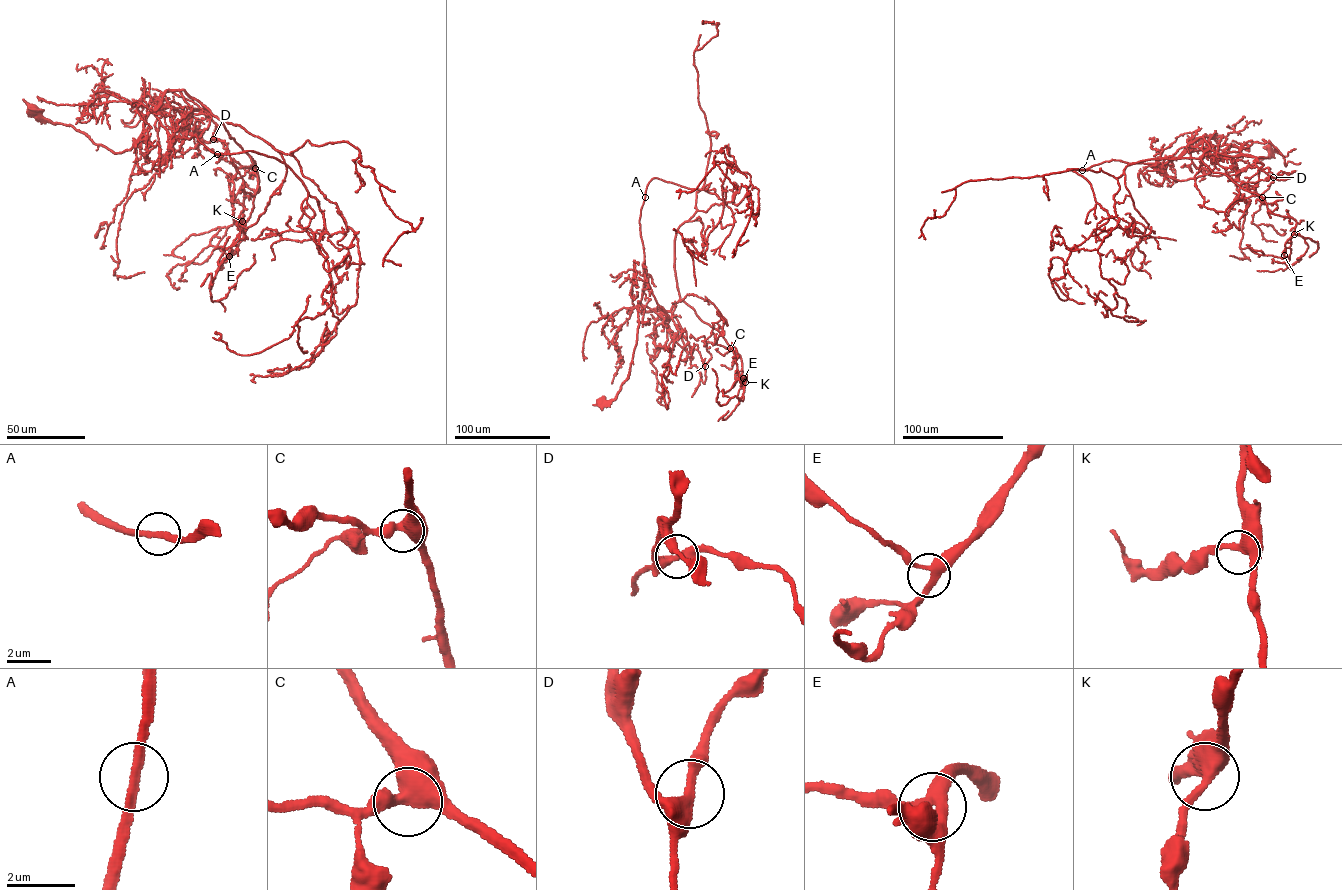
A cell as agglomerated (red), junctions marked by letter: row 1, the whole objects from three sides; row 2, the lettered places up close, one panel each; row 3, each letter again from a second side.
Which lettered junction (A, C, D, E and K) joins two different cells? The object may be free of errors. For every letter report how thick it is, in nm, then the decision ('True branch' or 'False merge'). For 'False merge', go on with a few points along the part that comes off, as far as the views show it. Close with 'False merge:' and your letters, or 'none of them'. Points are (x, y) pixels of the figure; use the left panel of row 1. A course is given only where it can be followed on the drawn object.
A: Thickness 280 nm. True branch
C: Thickness 550 nm. True branch
D: Thickness 360 nm. True branch
E: Thickness 320 nm. True branch
K: Thickness 460 nm. True branch
False merge: none of them

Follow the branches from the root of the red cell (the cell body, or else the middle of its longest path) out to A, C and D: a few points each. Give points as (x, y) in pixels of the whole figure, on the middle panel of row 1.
A: (601, 403), (614, 399), (628, 377), (637, 343), (639, 323), (636, 307), (646, 279), (639, 221), (645, 197)
C: (601, 403), (614, 399), (628, 377), (639, 302), (646, 311), (669, 311), (683, 300), (730, 348)
D: (601, 403), (614, 399), (628, 377), (638, 305), (659, 315), (676, 342), (688, 352), (697, 350), (705, 366)

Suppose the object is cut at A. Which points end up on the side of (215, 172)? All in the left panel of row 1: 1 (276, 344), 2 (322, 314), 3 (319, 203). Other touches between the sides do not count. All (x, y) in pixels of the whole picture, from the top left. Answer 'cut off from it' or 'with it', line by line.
1: cut off from it
2: cut off from it
3: cut off from it

